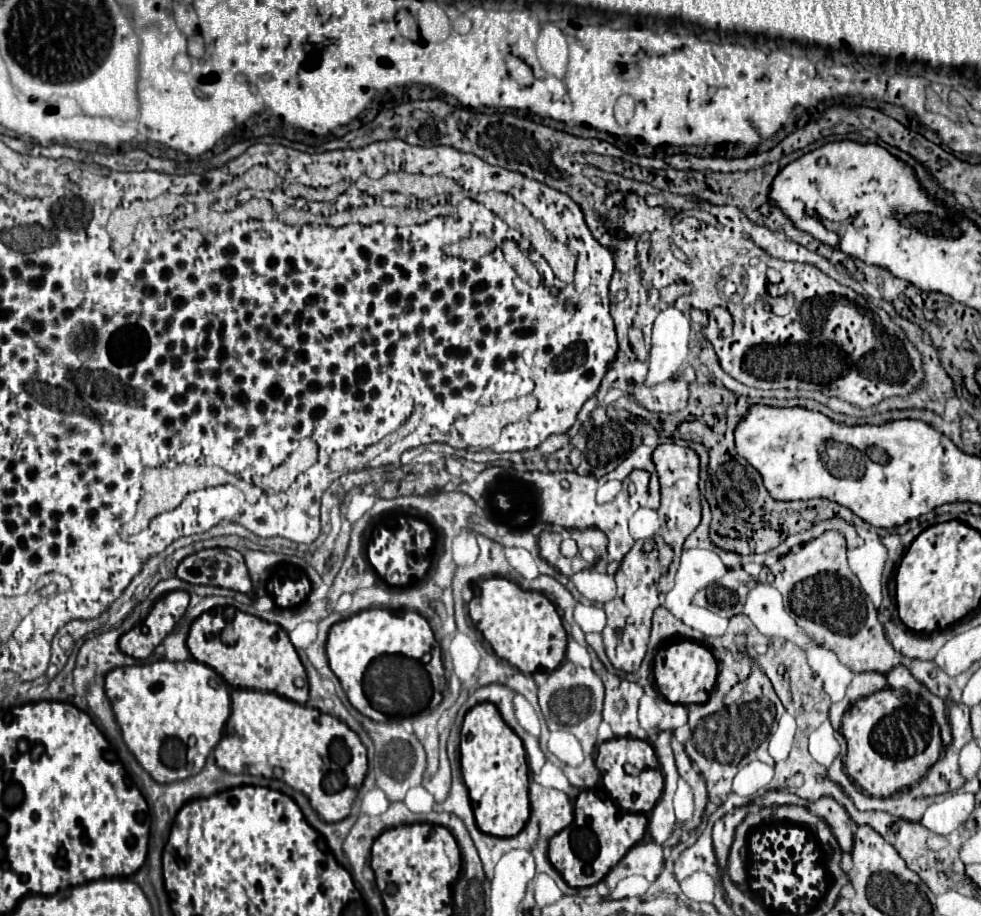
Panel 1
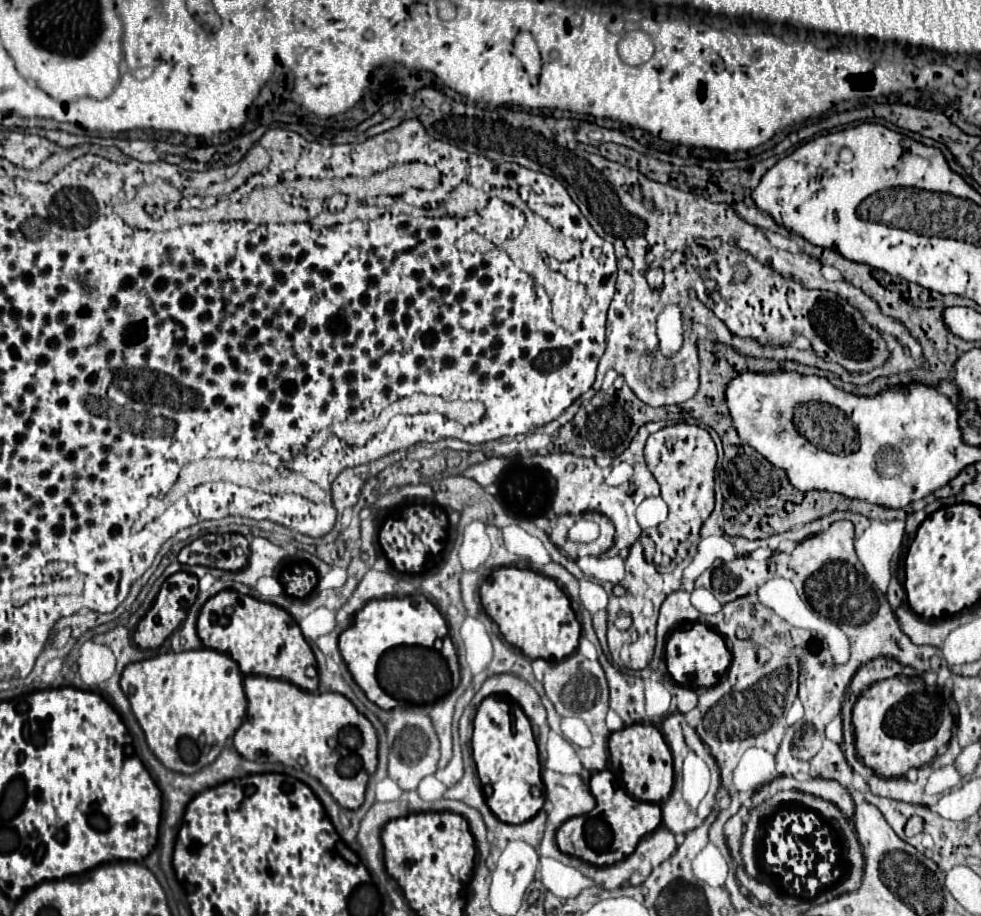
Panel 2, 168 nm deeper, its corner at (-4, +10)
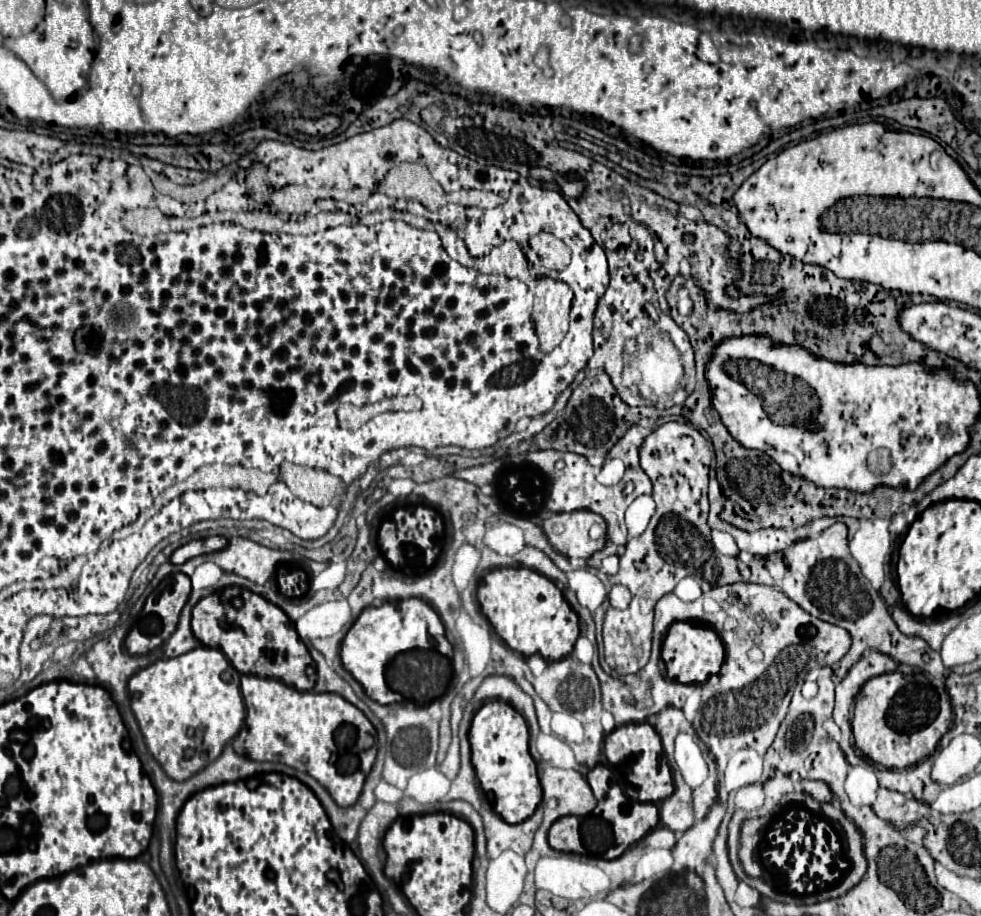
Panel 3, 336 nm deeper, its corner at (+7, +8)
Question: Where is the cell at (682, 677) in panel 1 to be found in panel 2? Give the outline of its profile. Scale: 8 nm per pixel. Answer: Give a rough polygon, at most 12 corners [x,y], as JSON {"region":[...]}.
{"region":[[702,623],[674,631],[664,651],[682,687],[714,687],[730,651]]}

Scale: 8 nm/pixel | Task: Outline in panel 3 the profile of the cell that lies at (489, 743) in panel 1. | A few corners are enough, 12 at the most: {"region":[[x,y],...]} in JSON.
{"region":[[489,701],[469,741],[477,779],[507,823],[543,791],[523,715]]}

